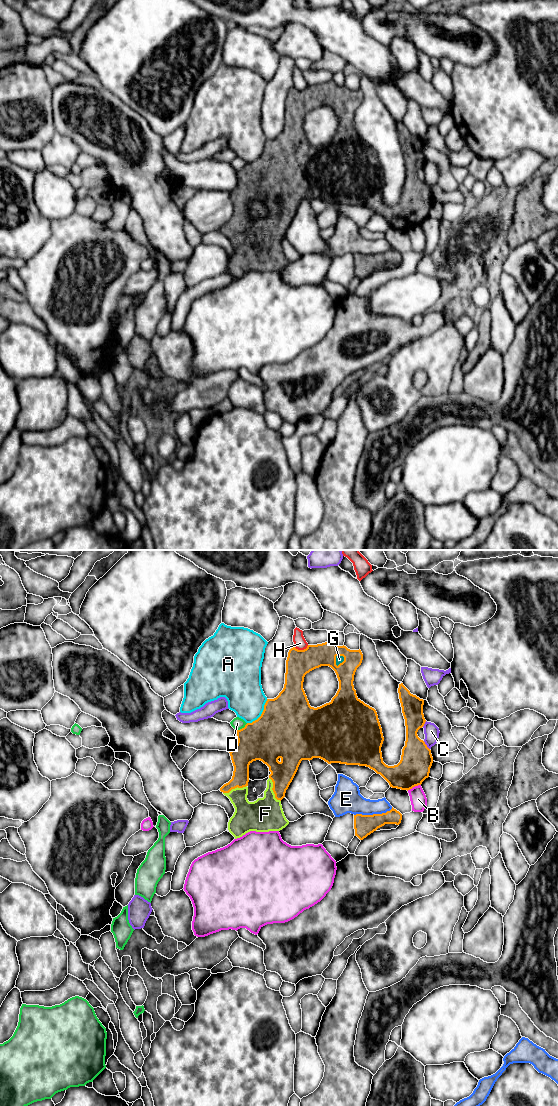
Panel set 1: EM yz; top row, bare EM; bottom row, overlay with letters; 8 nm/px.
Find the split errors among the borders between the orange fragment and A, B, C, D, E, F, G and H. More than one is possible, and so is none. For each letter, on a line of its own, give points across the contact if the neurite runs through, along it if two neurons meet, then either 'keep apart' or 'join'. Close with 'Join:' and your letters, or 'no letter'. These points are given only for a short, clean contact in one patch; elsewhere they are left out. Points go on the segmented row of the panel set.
A: keep apart
B: keep apart
C: keep apart
D: keep apart
E: keep apart
F: join
G: way yz (314, 656), (337, 655), (343, 661), (339, 659); join
H: keep apart
Join: F, G

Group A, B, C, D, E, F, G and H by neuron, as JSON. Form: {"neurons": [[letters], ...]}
{"neurons": [["A"], ["B"], ["C"], ["D"], ["E"], ["F", "G"], ["H"]]}

